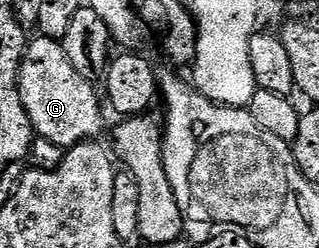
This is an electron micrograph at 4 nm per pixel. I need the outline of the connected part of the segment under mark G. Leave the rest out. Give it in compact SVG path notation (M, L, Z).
M36 38L28 40L17 69L17 96L34 132L64 149L96 140L97 134L105 127L105 119L101 116L103 103L101 99L97 100L97 91L93 88L96 86L71 65L58 40Z

